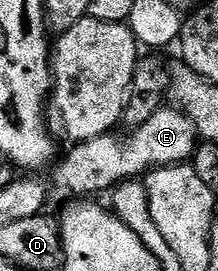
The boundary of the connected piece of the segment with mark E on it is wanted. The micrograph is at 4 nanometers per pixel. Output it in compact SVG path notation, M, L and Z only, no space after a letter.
M163 106L144 126L133 129L121 140L118 134L97 136L75 143L64 160L53 165L54 184L70 198L90 198L93 192L109 193L117 184L145 177L154 169L189 161L200 137L185 113L174 106Z

